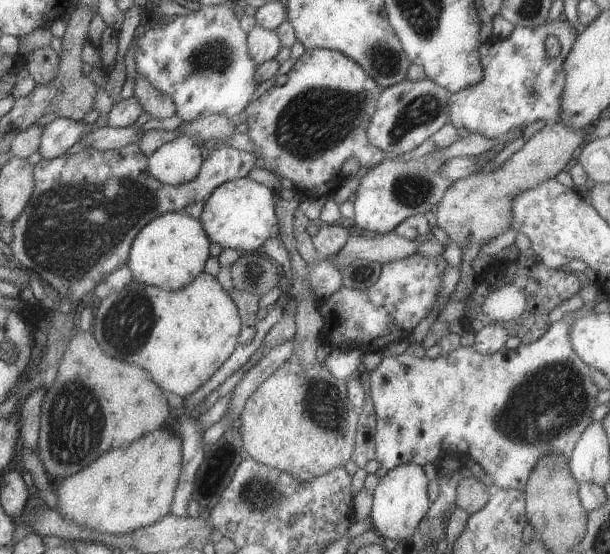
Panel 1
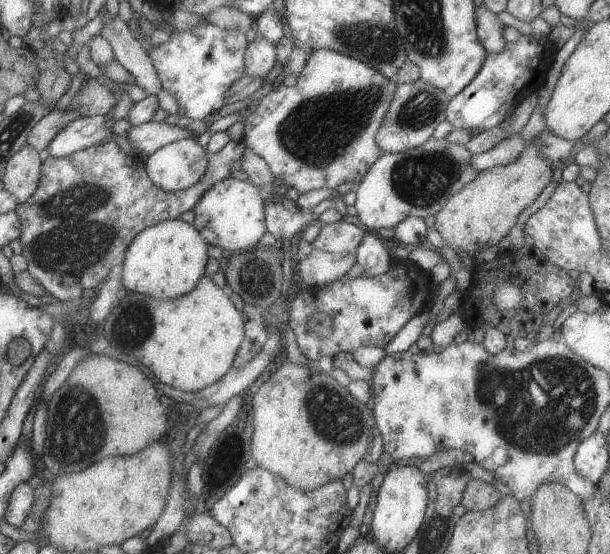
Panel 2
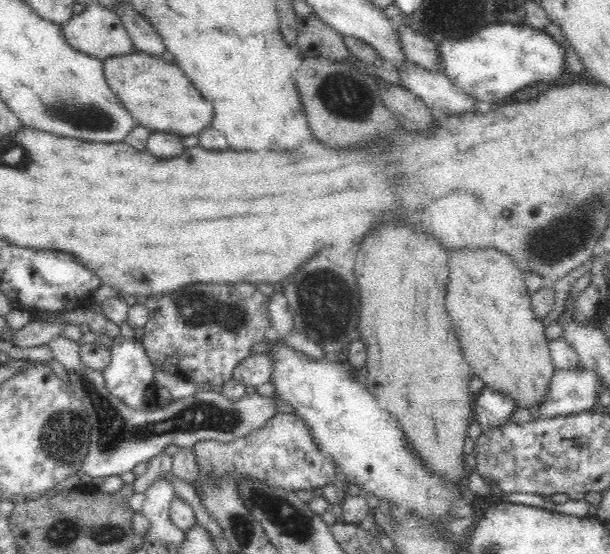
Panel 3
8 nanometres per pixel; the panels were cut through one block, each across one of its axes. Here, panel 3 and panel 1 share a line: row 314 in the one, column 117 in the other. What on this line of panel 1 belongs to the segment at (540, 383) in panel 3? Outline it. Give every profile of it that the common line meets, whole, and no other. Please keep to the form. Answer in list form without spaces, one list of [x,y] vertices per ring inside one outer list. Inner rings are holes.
[[[162,428],[141,435],[124,447],[99,456],[81,472],[65,477],[56,490],[57,506],[61,516],[96,533],[124,535],[132,530],[152,525],[170,512],[182,461],[182,446],[179,434]]]

